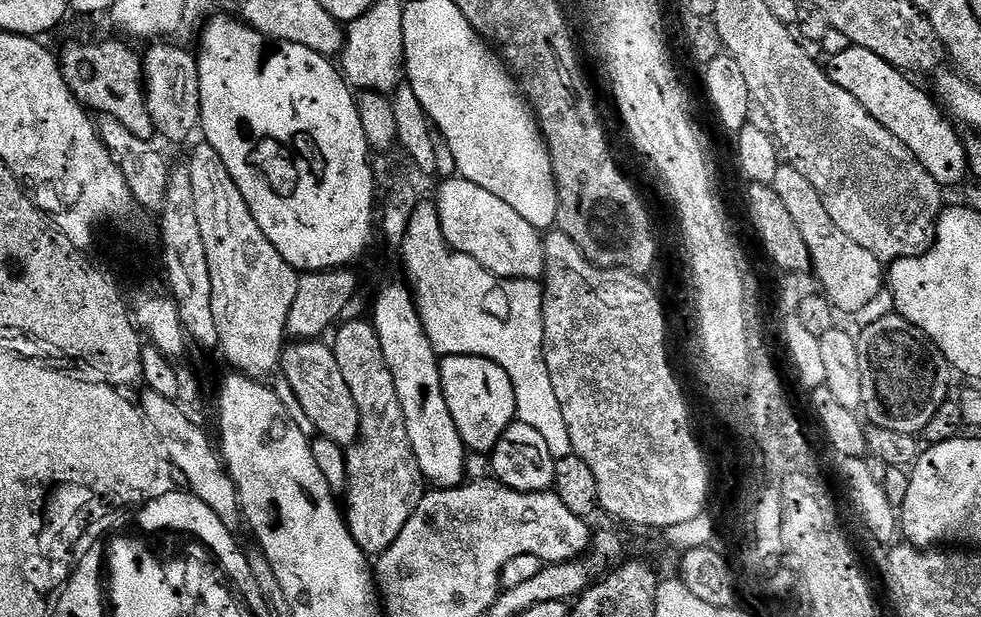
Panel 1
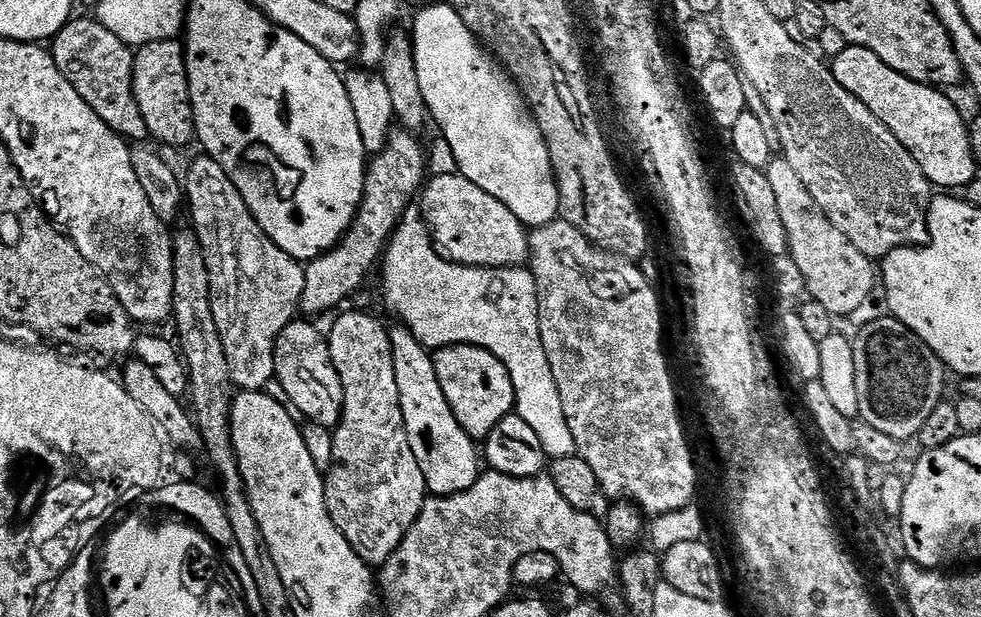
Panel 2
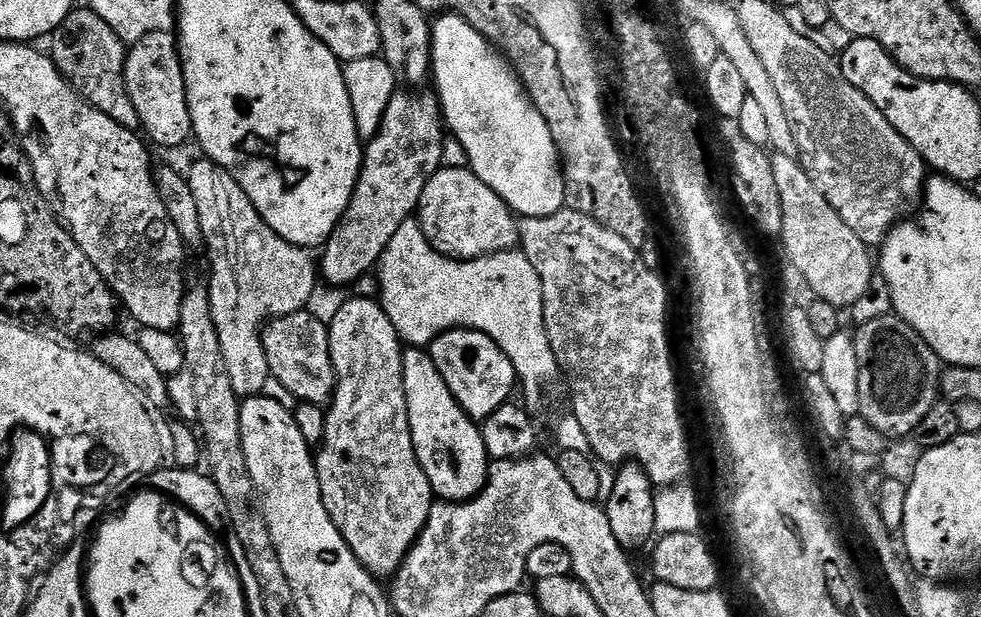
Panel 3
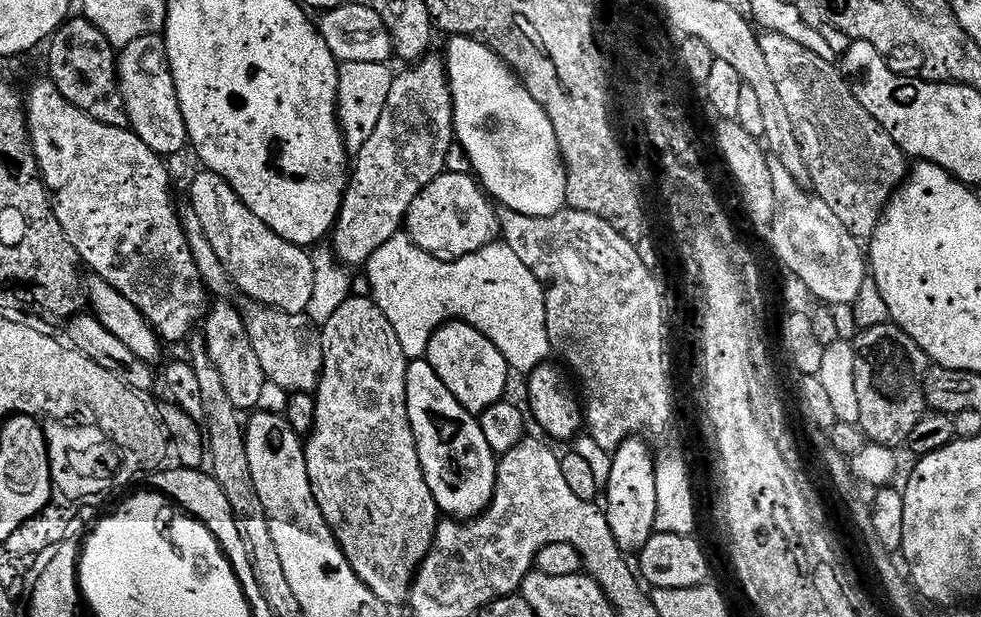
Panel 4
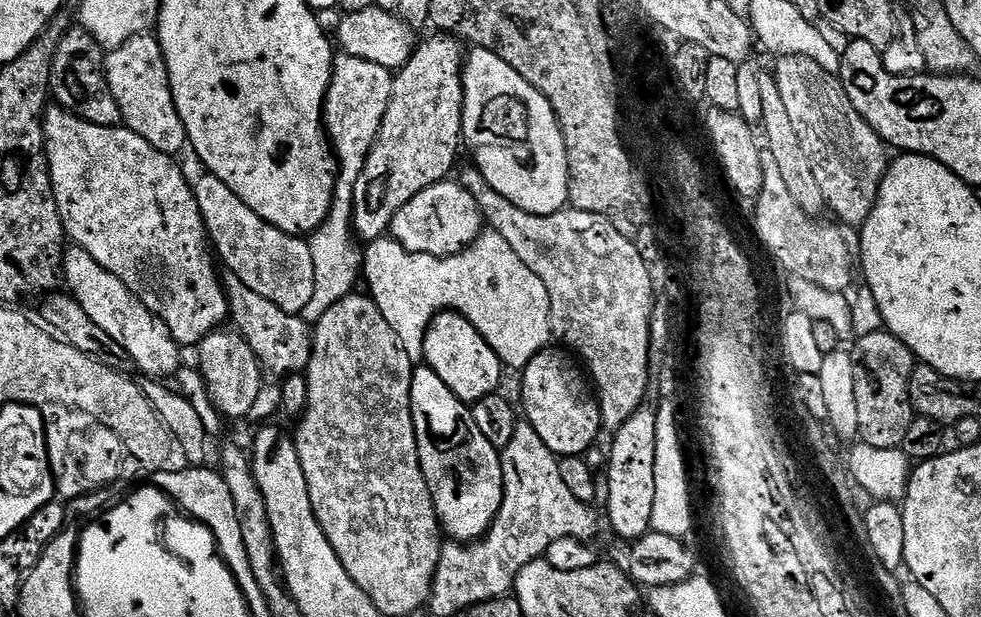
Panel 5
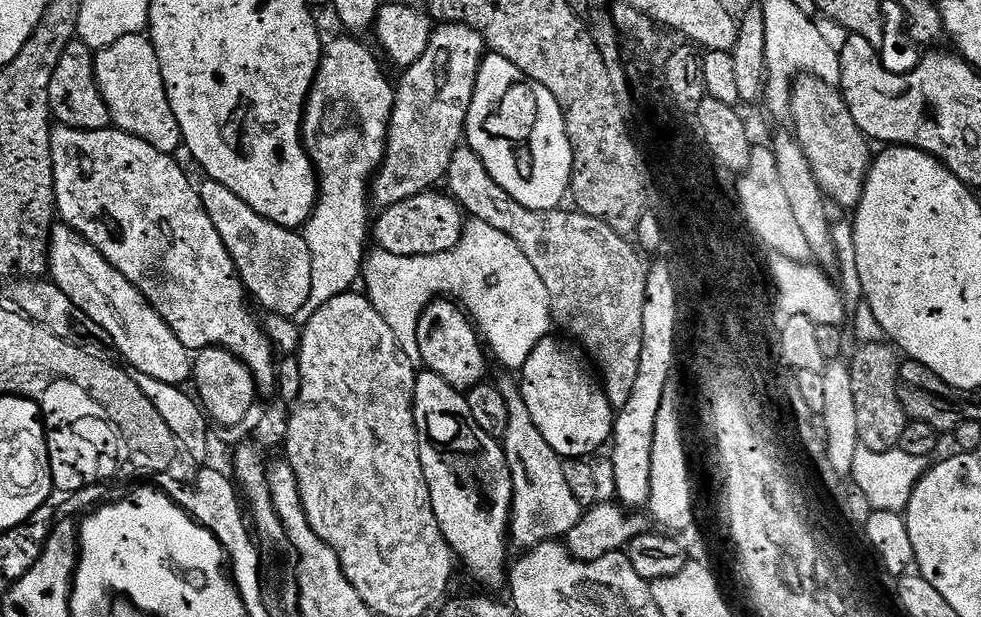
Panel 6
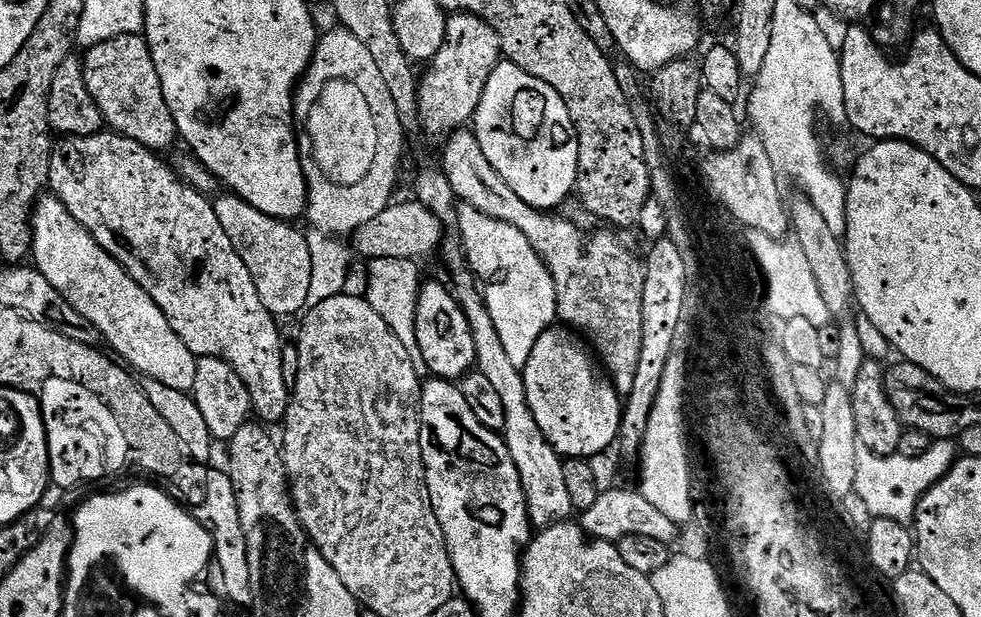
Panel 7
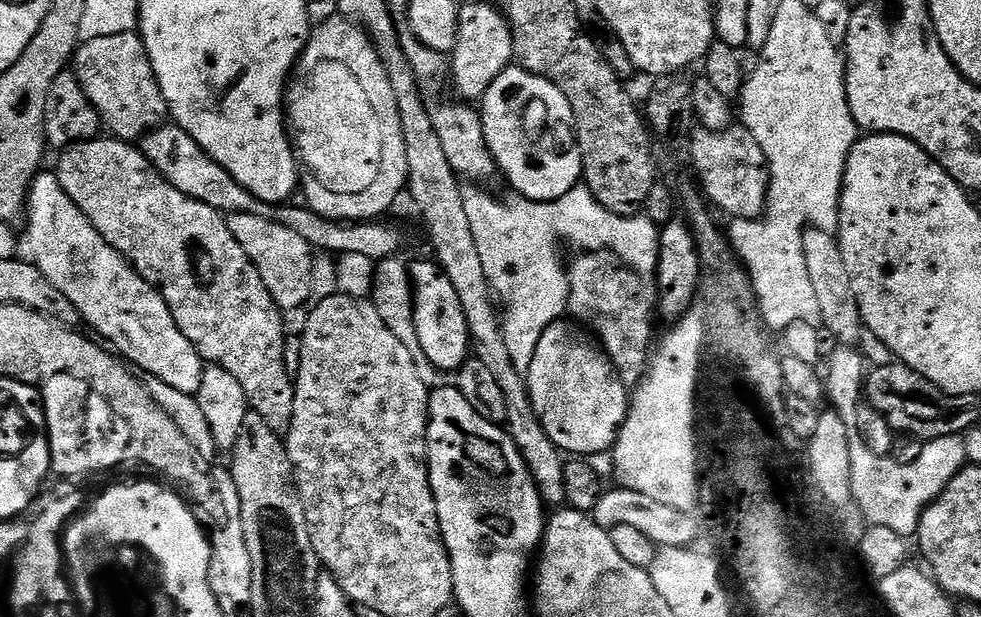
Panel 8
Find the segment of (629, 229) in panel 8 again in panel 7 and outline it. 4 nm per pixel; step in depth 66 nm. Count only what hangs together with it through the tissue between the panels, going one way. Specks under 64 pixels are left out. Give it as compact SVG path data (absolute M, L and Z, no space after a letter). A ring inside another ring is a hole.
M460 204L458 231L464 241L464 258L484 293L490 318L494 318L494 330L498 330L510 363L522 370L530 362L534 342L557 323L554 278L550 278L534 246L526 242L526 234L510 226L510 222L498 222L498 218L490 218L482 210L474 210L474 206Z

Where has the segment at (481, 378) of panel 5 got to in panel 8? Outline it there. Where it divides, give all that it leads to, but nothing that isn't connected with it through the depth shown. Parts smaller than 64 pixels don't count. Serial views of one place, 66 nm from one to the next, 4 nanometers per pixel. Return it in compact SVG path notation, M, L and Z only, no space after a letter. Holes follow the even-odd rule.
M435 259L416 260L410 264L412 285L412 329L420 343L420 355L444 372L455 373L470 356L468 319L458 302L458 293Z

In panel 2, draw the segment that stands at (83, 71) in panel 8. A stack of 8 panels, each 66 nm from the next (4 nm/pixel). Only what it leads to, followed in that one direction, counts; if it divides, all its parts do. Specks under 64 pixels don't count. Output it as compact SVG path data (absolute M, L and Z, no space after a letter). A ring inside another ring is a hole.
M179 39L150 42L135 49L132 61L132 99L148 132L172 148L184 148L194 140L192 99L188 93L186 48Z

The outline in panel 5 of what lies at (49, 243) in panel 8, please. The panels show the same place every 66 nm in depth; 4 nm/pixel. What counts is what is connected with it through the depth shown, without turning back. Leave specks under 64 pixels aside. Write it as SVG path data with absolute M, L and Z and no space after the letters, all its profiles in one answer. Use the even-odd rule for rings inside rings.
M72 246L65 251L62 280L66 288L68 284L67 291L72 299L82 306L82 310L86 310L86 314L90 314L90 319L101 330L106 330L106 334L118 342L118 346L122 346L122 350L126 350L133 365L141 368L145 377L168 378L164 376L175 374L180 364L181 345L176 343L164 323L146 310L146 306L142 306L142 302L138 302L138 298L134 298L134 294L130 294L130 290L126 290L126 286L118 282L114 274L110 274L110 270L98 266L98 262L94 262L86 250Z

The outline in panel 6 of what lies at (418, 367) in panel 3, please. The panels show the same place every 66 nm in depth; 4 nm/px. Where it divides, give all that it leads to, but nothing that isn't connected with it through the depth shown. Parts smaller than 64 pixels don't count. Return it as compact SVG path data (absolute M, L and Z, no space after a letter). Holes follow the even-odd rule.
M427 370L421 371L419 375L417 375L412 413L416 419L416 433L418 434L418 450L422 458L422 470L426 474L426 482L430 486L430 502L434 506L434 514L438 518L438 526L442 530L446 542L452 548L453 553L458 557L459 563L461 560L461 562L472 571L472 576L478 583L485 584L488 588L496 588L499 584L503 585L506 580L506 564L504 568L504 539L506 541L509 539L510 521L512 519L512 479L510 478L510 470L506 462L503 443L494 439L490 434L486 434L486 430L478 430L478 426L474 422L474 417L470 414L468 397L463 391L451 388L445 380L438 378L438 374Z

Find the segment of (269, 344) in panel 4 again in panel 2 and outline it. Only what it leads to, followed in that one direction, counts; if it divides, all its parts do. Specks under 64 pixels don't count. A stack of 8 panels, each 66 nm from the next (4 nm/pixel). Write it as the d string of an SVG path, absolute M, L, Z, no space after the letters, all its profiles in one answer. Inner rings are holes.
M297 318L280 332L276 340L274 380L282 386L282 390L286 390L288 404L298 406L300 416L307 423L335 429L344 413L342 378L338 378L338 370L334 370L327 335L323 331L320 333L312 324L315 323Z

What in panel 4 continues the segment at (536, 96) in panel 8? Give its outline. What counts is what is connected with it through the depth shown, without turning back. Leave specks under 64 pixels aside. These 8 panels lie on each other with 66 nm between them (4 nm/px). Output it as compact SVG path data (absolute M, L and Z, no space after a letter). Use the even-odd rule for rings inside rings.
M454 36L447 42L449 44L446 69L456 123L454 136L459 147L460 144L464 147L464 152L472 163L471 171L478 177L485 193L497 205L514 210L518 214L553 216L565 211L568 203L566 170L564 160L560 156L558 138L554 134L554 126L546 110L542 110L542 106L534 102L530 90L526 90L516 73L489 48L468 36Z

